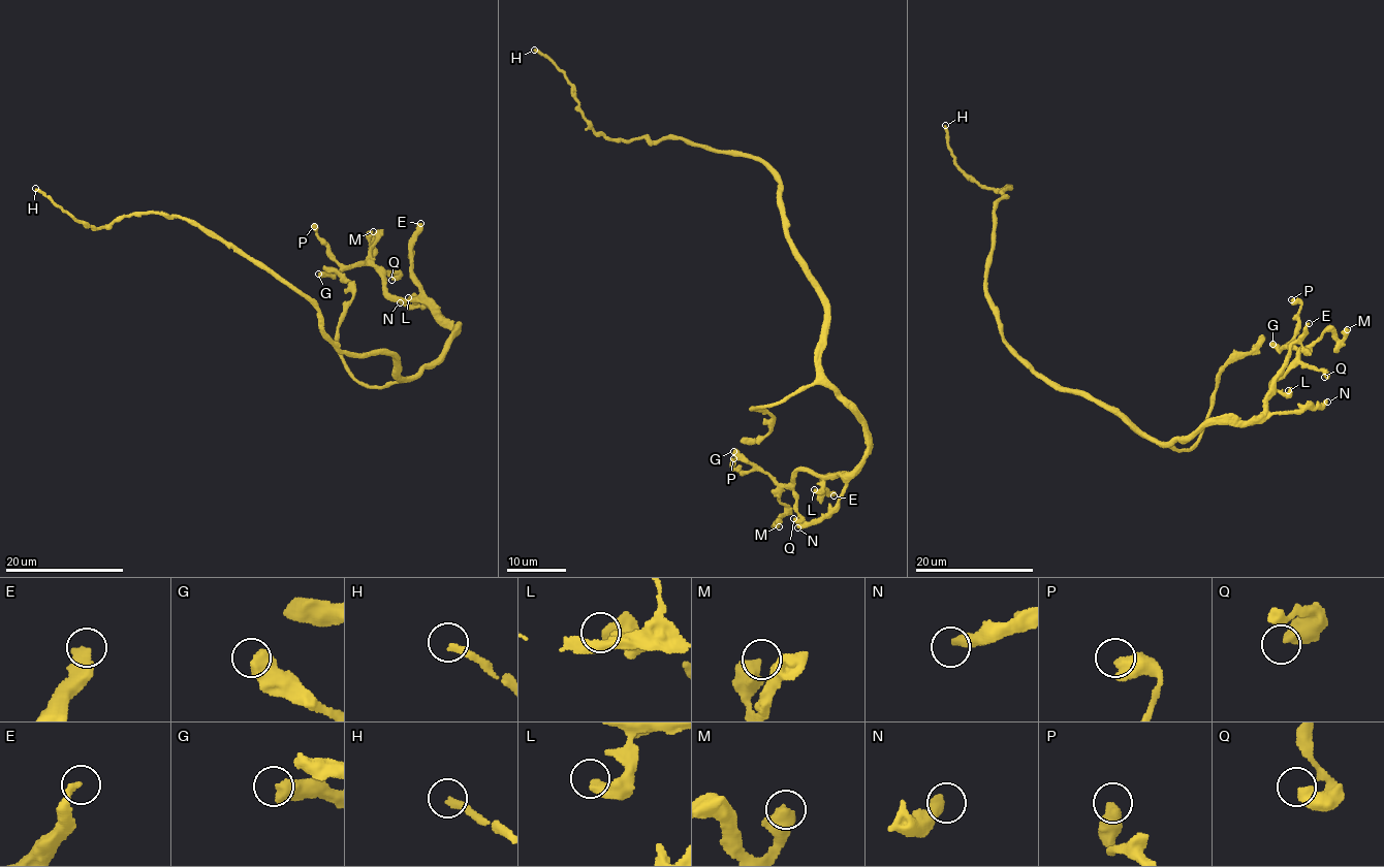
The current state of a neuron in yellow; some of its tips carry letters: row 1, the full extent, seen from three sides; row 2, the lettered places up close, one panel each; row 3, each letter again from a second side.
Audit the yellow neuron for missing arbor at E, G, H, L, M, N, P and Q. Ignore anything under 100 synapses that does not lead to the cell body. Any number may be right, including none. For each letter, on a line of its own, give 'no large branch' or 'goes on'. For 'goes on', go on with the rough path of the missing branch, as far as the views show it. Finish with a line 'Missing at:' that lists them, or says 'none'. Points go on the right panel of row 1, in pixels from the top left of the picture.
E: goes on; missing branch runs (1309, 323), (1315, 246), (1310, 241), (1303, 251)
G: no large branch
H: no large branch
L: no large branch
M: no large branch
N: no large branch
P: no large branch
Q: no large branch
Missing at: E

